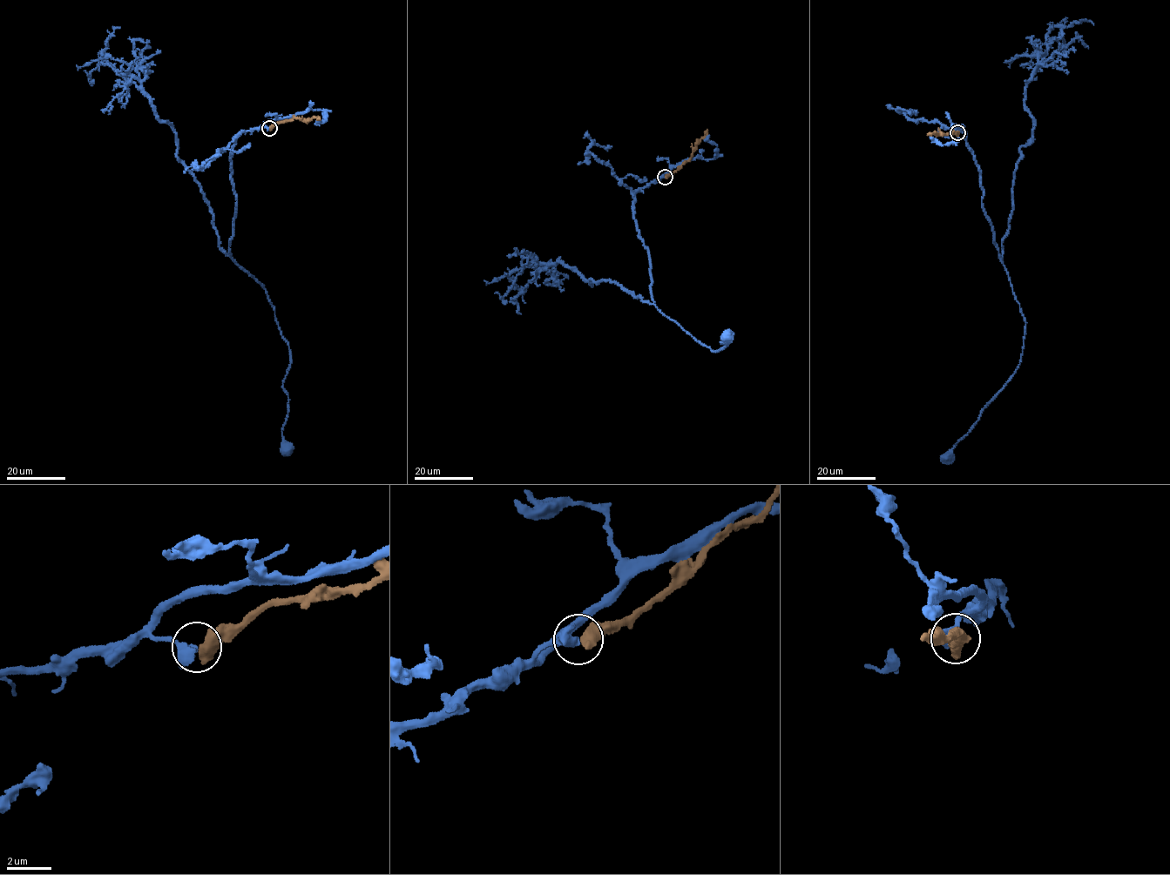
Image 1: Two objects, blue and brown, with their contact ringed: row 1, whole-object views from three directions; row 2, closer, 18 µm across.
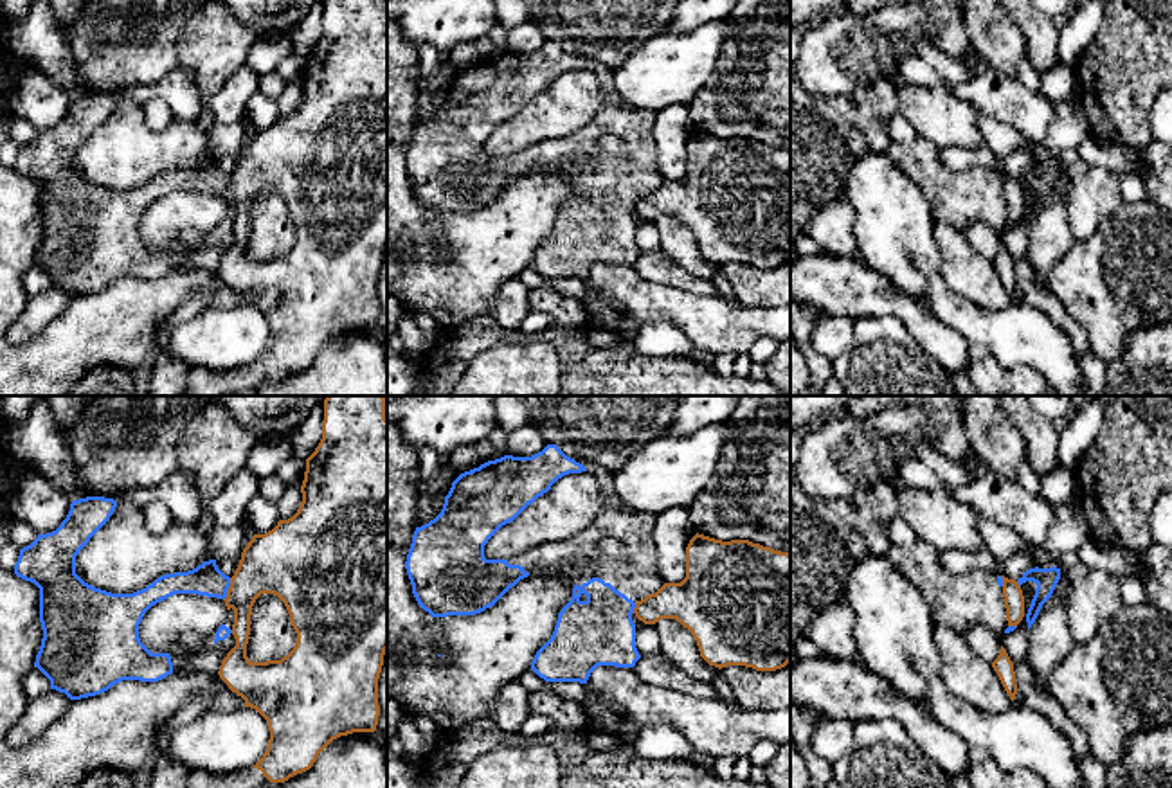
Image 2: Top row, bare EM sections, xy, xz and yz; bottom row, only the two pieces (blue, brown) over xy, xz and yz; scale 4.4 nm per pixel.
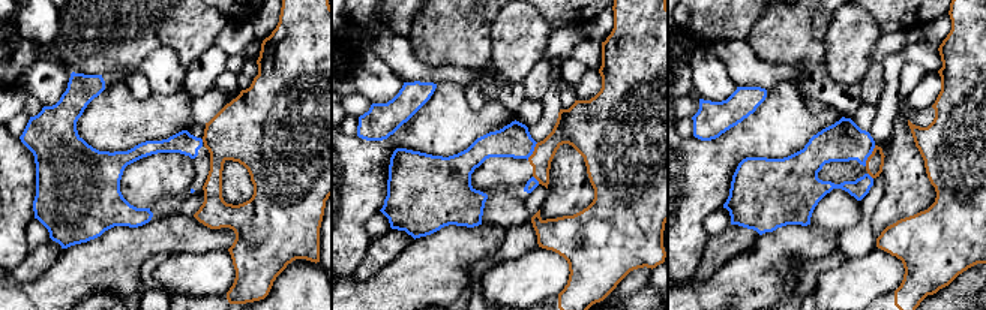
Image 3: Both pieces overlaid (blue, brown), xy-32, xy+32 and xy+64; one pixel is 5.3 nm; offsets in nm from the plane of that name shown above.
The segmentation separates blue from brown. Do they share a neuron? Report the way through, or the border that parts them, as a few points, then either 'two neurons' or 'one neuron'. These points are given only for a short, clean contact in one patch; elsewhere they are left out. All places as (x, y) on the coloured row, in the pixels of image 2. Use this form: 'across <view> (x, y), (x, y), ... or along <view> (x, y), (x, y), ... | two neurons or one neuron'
along xy (231, 578), (224, 599) | two neurons

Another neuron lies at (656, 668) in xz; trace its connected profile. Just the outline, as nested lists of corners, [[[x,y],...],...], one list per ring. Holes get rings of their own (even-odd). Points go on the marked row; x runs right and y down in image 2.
[[[661,651],[648,657],[641,657],[632,669],[643,682],[650,682],[666,689],[677,689],[691,696],[718,698],[709,684],[690,678]]]

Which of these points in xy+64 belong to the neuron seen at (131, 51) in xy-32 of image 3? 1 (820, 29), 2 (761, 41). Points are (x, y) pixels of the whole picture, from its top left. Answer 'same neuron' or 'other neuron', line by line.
1: other neuron
2: same neuron

